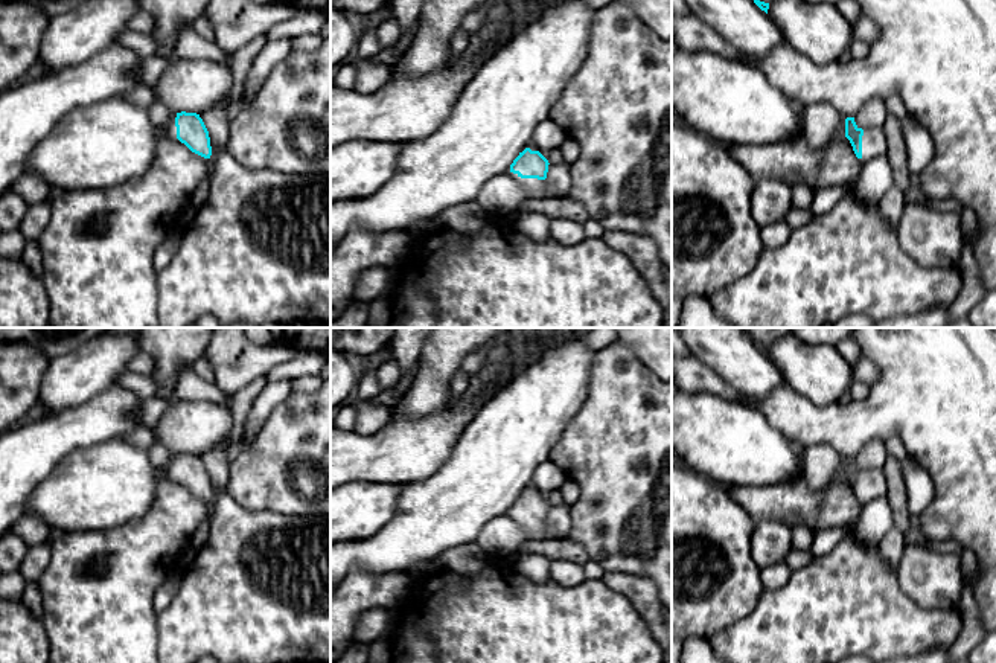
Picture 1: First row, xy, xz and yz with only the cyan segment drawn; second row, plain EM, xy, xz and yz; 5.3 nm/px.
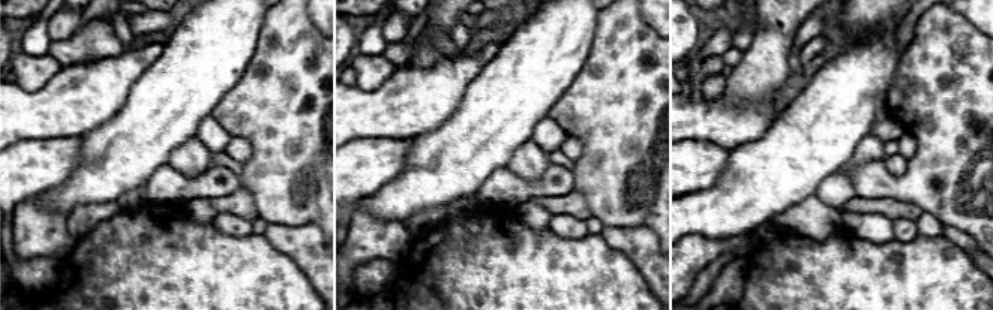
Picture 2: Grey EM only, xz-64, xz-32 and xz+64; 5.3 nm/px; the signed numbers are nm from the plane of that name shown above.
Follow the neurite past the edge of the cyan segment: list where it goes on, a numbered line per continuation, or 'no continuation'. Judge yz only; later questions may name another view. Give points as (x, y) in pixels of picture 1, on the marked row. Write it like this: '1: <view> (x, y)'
1: yz (874, 144)

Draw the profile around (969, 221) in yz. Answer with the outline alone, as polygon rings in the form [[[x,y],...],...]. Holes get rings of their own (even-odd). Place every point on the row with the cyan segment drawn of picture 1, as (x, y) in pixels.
[[[962,206],[962,209],[959,210],[959,218],[961,218],[962,236],[970,235],[978,226],[978,218],[975,212],[970,207]]]

